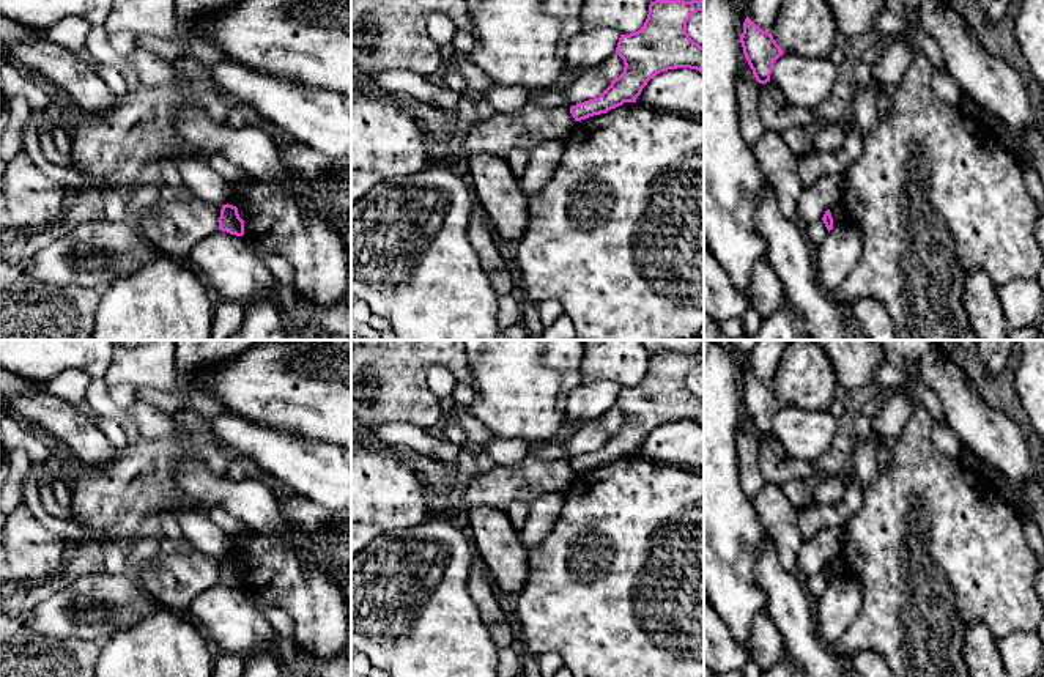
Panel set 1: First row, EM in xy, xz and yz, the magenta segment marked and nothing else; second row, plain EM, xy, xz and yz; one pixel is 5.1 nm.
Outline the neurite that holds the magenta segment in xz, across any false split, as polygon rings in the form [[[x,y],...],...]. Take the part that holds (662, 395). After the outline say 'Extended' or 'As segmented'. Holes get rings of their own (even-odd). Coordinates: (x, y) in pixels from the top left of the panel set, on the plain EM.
[[[701,351],[650,354],[644,378],[619,390],[616,406],[624,412],[624,425],[598,450],[572,458],[575,474],[636,455],[647,435],[663,424],[690,420],[704,427],[704,400],[687,386],[687,375],[698,364],[704,364]]]. As segmented

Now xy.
[[[228,556],[222,557],[219,570],[219,583],[236,589],[244,587],[244,573],[239,570],[236,559]]]. As segmented

